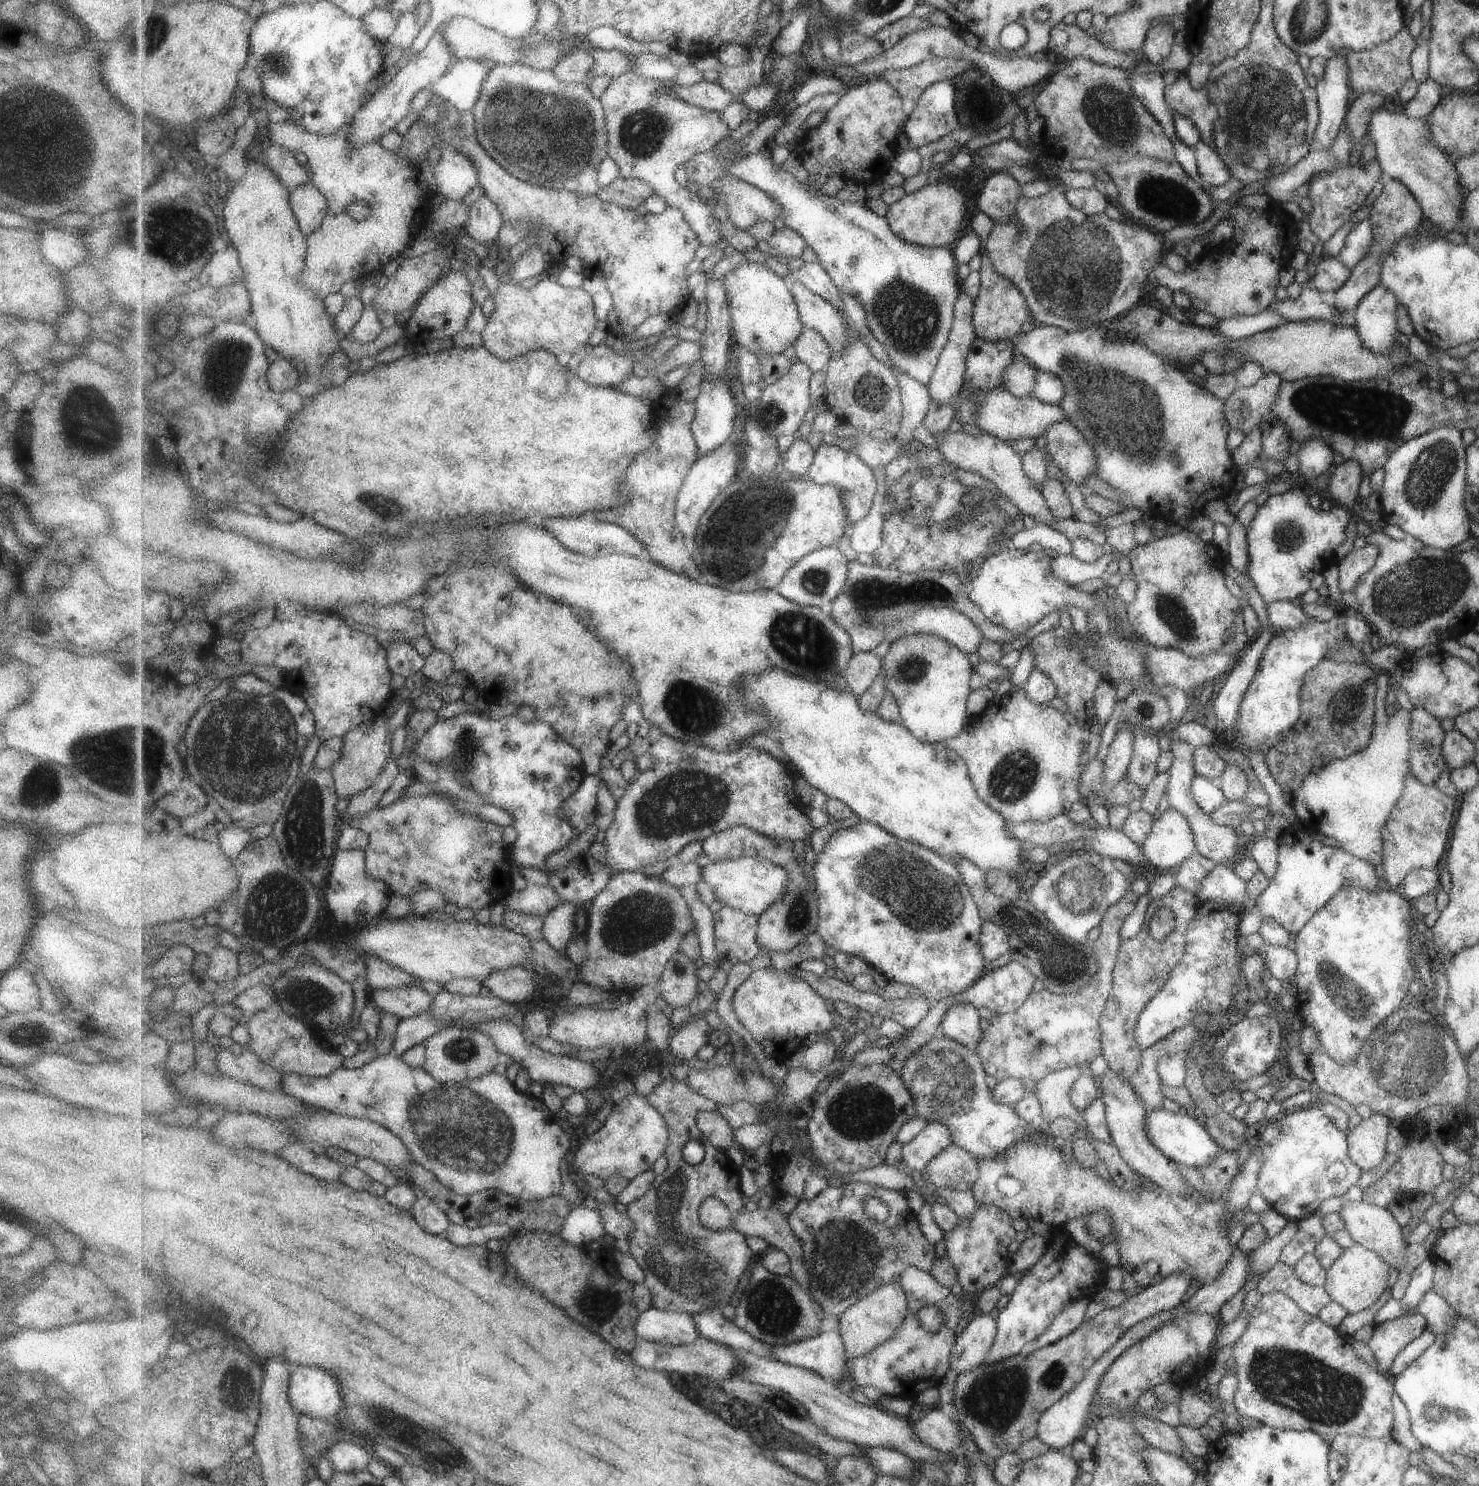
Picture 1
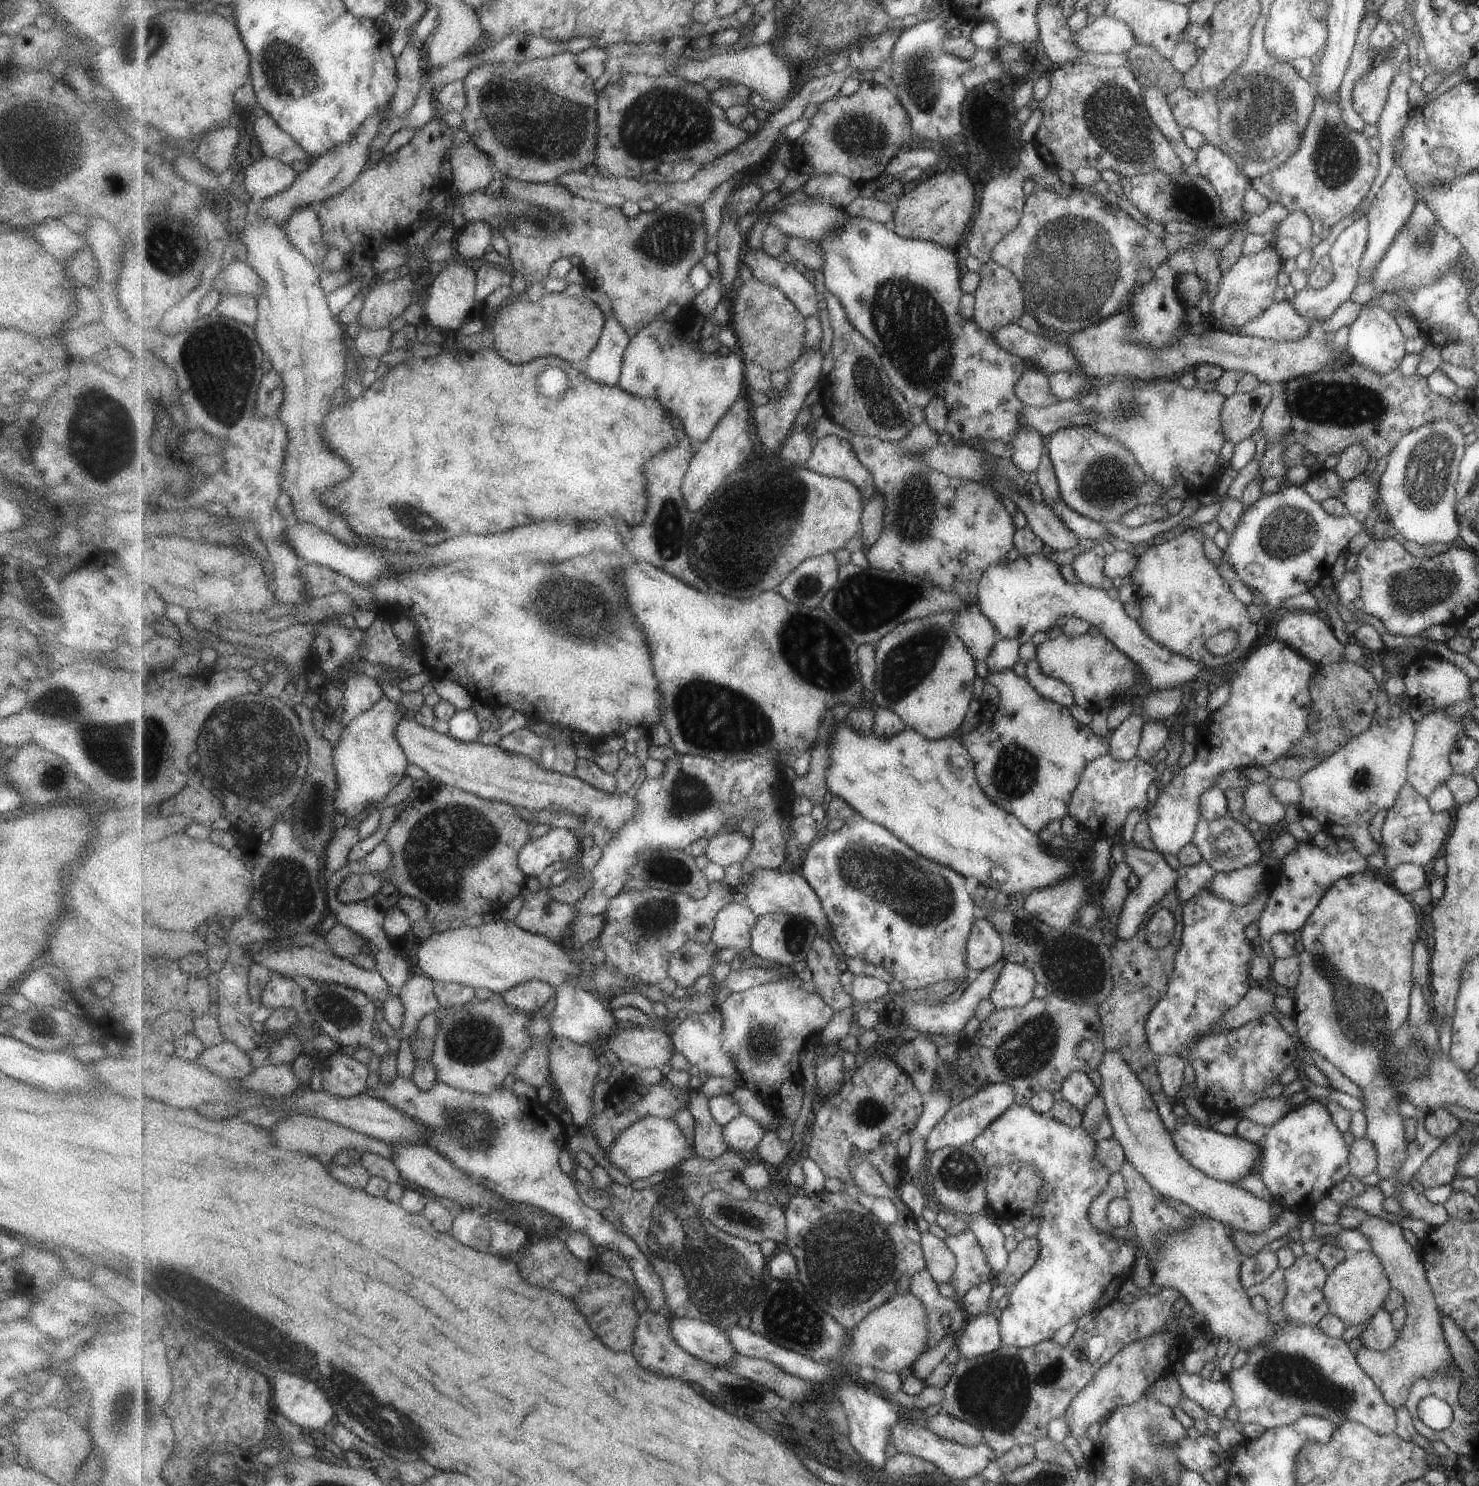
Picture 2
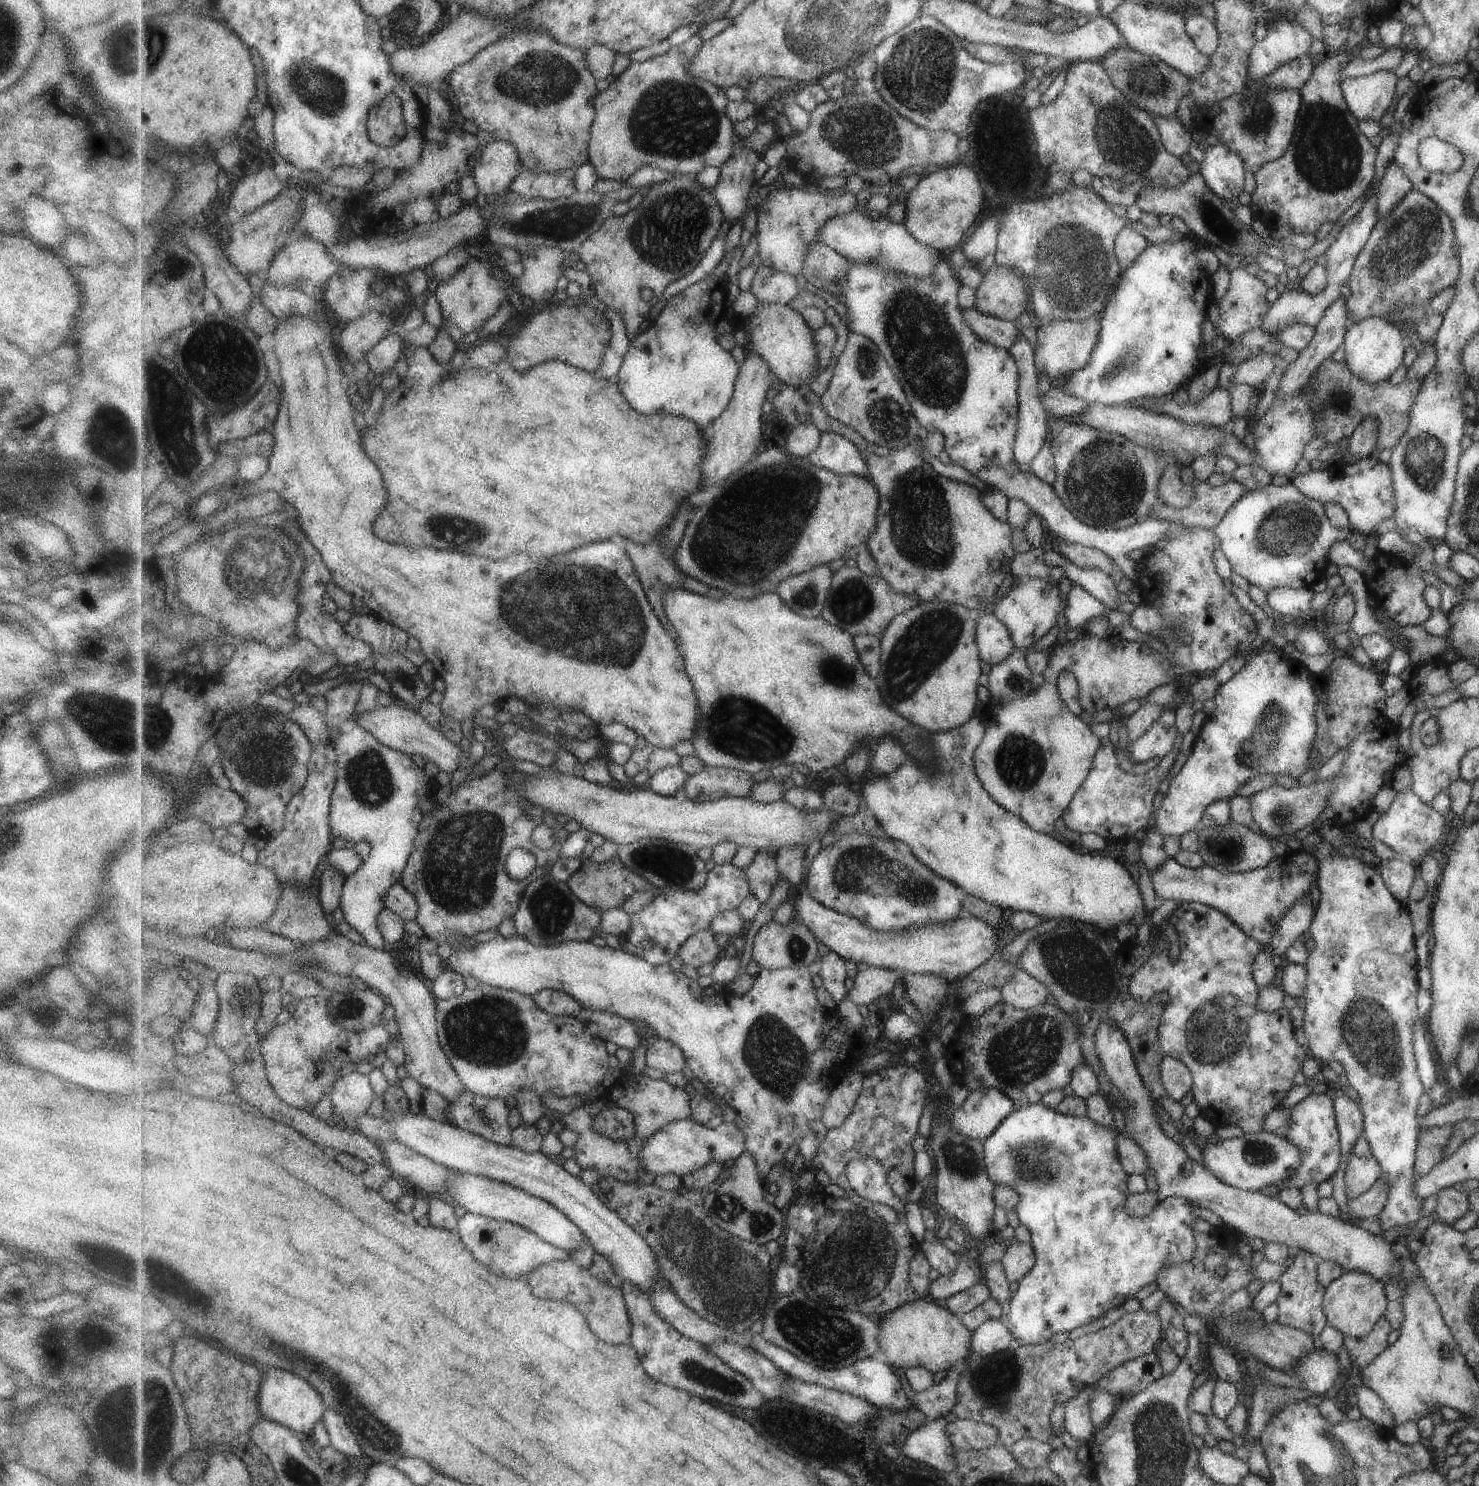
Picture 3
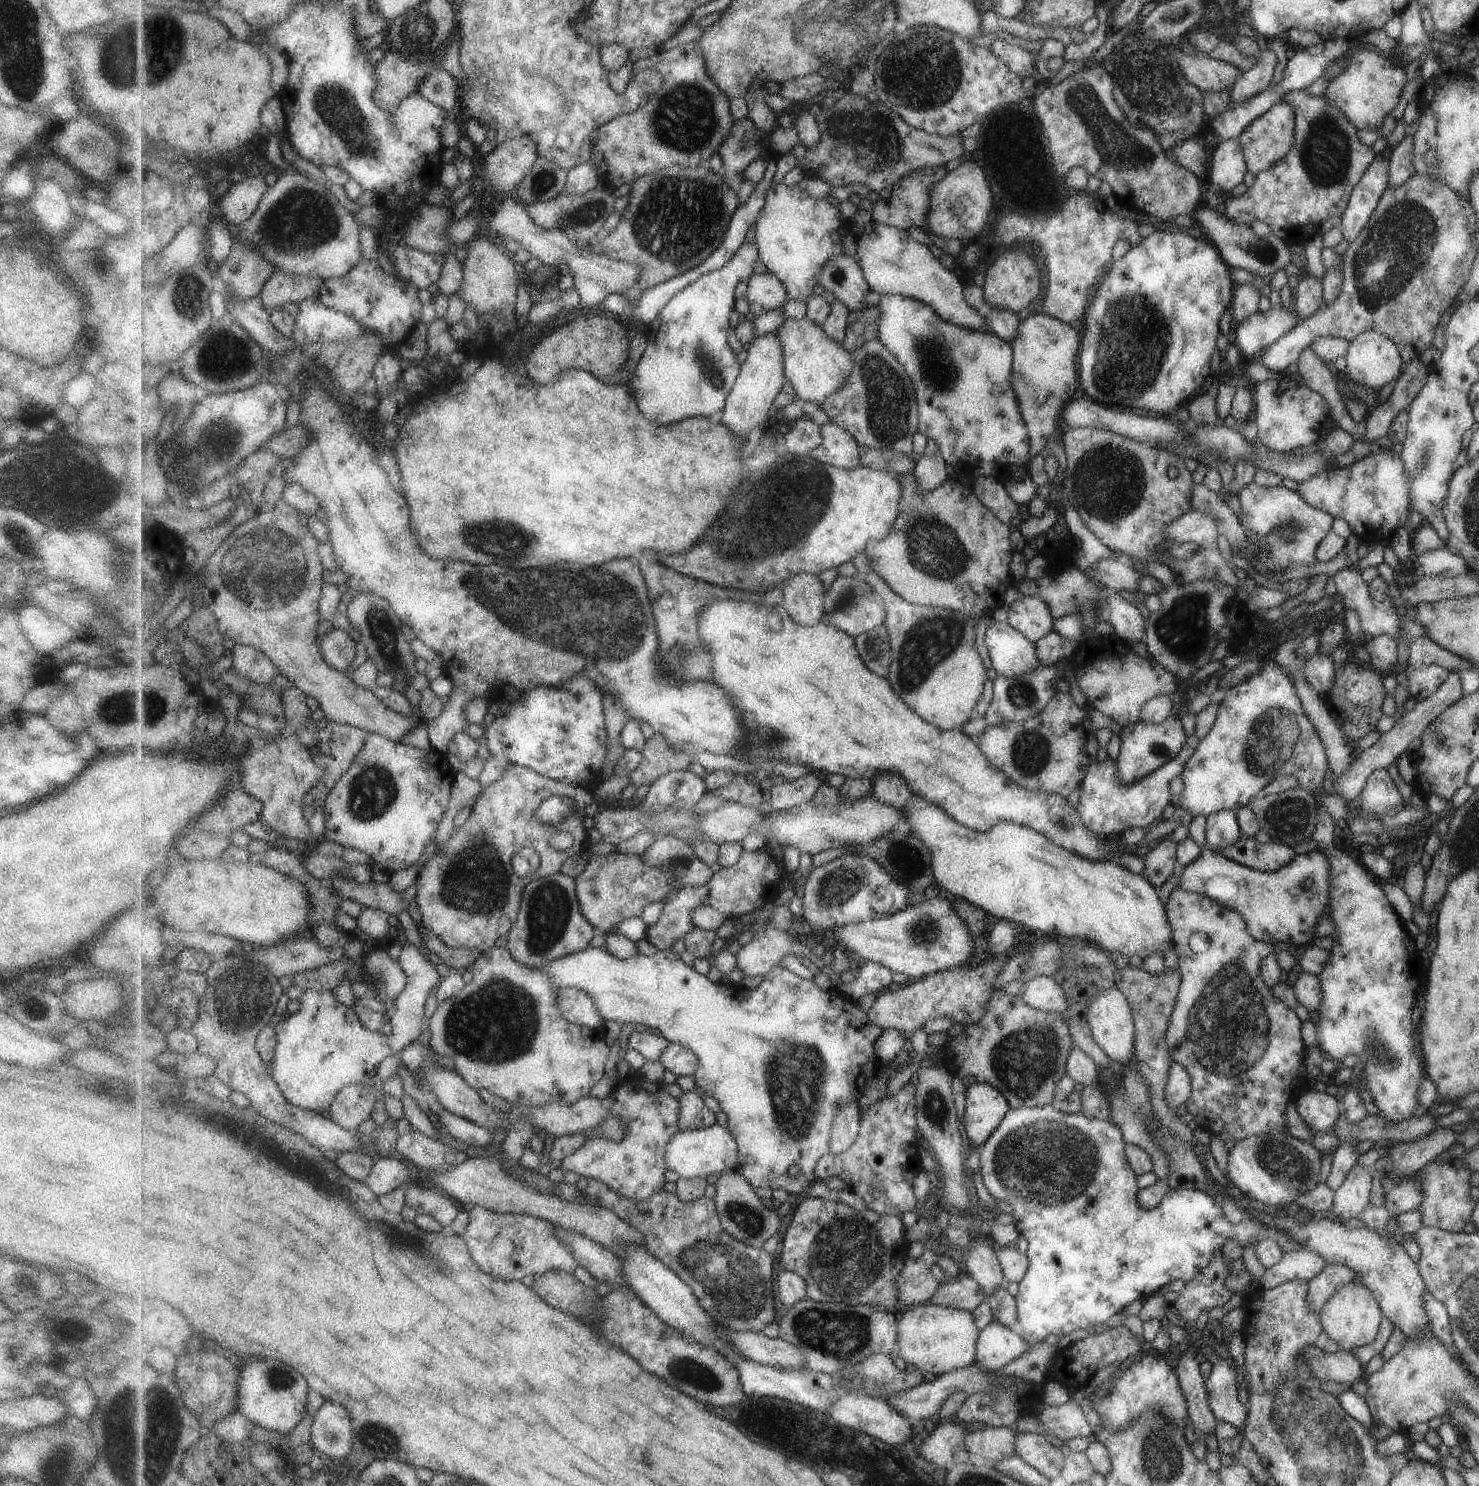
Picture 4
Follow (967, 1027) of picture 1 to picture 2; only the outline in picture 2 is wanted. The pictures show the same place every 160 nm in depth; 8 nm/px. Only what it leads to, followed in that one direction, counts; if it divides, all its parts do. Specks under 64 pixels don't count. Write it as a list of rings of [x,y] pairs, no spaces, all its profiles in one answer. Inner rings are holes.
[[[1002,959],[999,960],[993,967],[987,968],[980,972],[980,976],[972,981],[967,988],[963,991],[961,996],[953,1002],[941,1002],[937,1005],[927,1005],[927,1004],[917,1004],[917,1002],[911,1002],[911,1000],[904,1000],[901,1002],[903,1006],[903,1020],[902,1025],[904,1028],[911,1026],[915,1028],[919,1033],[926,1033],[931,1035],[942,1035],[942,1036],[952,1036],[958,1042],[961,1042],[959,1034],[963,1030],[965,1024],[971,1020],[971,1018],[976,1018],[977,1008],[983,1000],[990,998],[1003,968],[1005,968],[1006,962]]]

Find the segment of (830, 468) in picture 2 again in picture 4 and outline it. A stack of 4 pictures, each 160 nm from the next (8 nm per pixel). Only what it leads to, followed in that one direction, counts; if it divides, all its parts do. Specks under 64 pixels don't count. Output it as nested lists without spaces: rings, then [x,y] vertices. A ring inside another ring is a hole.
[[[827,423],[822,426],[822,435],[822,443],[809,456],[842,469],[854,469],[863,464],[860,446],[852,433],[838,424]]]

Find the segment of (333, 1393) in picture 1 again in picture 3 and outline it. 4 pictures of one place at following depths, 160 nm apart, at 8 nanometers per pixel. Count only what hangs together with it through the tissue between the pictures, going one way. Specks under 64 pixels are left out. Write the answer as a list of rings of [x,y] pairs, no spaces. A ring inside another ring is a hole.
[[[269,1368],[269,1372],[265,1372],[264,1382],[261,1384],[260,1404],[261,1414],[266,1420],[289,1426],[303,1437],[311,1435],[315,1424],[323,1421],[327,1414],[319,1392],[307,1380],[279,1368]]]

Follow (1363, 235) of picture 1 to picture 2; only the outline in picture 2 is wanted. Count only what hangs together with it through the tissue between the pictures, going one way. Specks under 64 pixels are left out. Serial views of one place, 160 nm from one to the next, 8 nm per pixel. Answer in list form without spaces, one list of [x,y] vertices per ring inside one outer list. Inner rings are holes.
[[[1364,216],[1357,218],[1355,222],[1351,222],[1347,228],[1339,232],[1335,242],[1329,248],[1328,256],[1333,266],[1333,278],[1325,288],[1319,290],[1309,290],[1304,287],[1302,290],[1296,292],[1295,296],[1291,298],[1291,306],[1297,312],[1303,314],[1309,323],[1315,320],[1325,320],[1327,316],[1331,316],[1334,311],[1340,309],[1345,300],[1350,298],[1351,288],[1354,287],[1357,281],[1357,270],[1359,267],[1359,260],[1361,259],[1364,245],[1366,244],[1368,234],[1368,223]]]

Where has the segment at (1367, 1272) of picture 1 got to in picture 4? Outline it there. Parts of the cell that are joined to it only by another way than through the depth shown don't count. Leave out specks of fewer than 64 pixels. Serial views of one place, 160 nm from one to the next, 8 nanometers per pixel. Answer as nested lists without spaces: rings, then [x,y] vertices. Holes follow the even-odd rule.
[[[1347,1282],[1335,1290],[1319,1310],[1319,1323],[1322,1332],[1337,1342],[1339,1349],[1353,1351],[1357,1346],[1369,1344],[1377,1335],[1378,1325],[1383,1314],[1373,1298],[1373,1294],[1359,1282]]]

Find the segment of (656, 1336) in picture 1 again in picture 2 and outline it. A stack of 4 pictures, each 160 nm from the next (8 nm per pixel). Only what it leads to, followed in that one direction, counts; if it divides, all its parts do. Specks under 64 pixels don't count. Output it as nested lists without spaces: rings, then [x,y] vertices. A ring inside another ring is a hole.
[[[675,1316],[669,1319],[675,1341],[697,1359],[725,1364],[738,1354],[727,1332],[720,1327],[695,1318]]]

